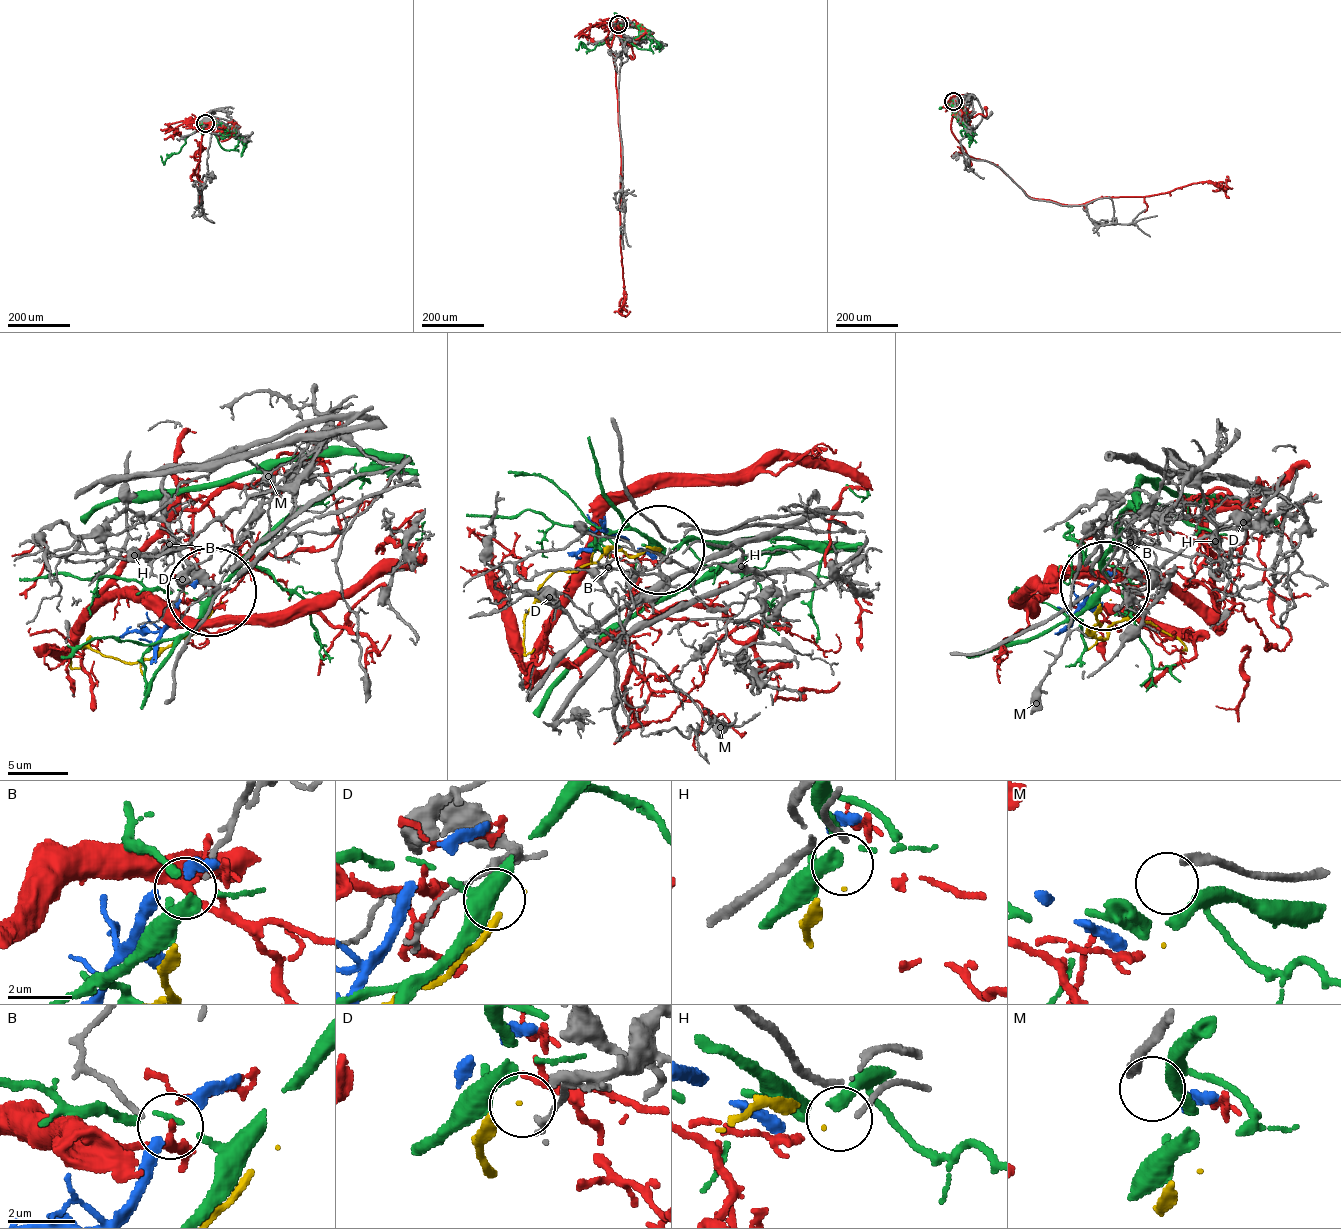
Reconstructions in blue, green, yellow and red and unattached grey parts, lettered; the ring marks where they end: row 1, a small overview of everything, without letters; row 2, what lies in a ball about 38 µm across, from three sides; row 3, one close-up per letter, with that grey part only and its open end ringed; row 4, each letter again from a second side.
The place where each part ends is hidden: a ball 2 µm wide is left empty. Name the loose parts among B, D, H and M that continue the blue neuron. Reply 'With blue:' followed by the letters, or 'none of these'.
With blue: none of these

